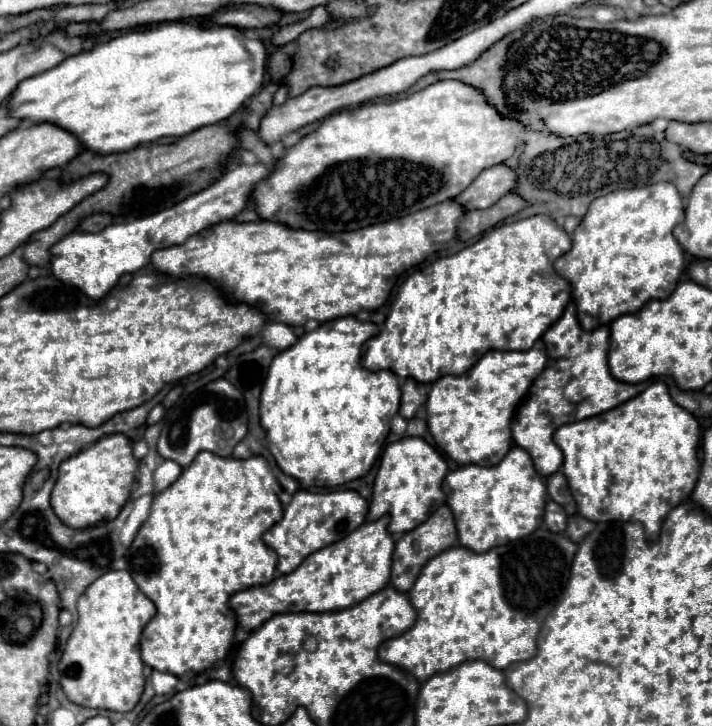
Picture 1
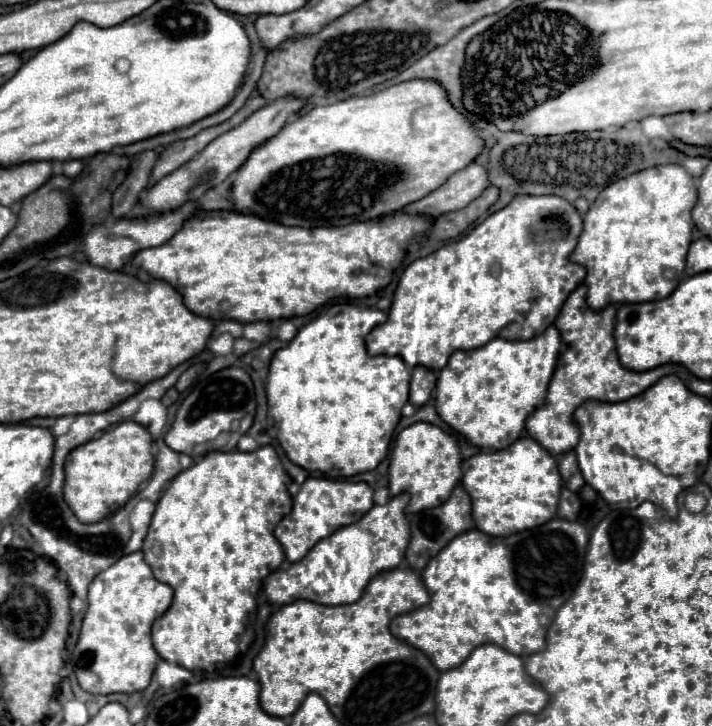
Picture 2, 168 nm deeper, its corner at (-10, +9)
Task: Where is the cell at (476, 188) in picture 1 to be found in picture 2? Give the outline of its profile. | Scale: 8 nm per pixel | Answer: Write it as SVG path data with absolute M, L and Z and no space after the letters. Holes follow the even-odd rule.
M470 164L464 170L456 172L448 182L444 182L438 190L430 192L426 198L406 206L402 212L410 214L426 214L440 216L458 208L466 208L470 200L476 200L486 188L490 188L490 176L486 176L486 166Z

